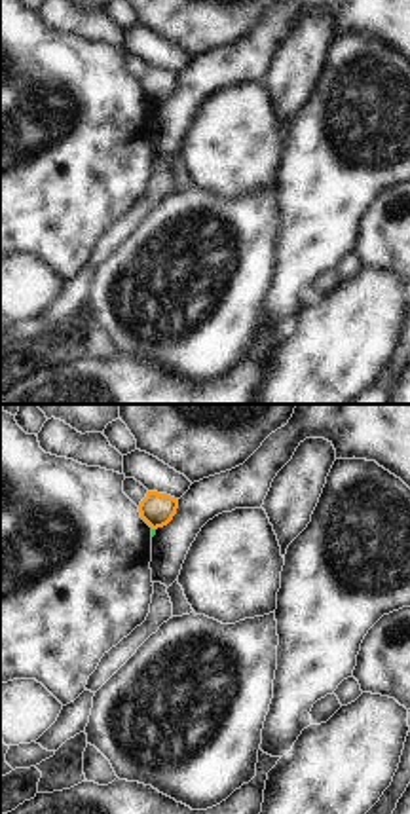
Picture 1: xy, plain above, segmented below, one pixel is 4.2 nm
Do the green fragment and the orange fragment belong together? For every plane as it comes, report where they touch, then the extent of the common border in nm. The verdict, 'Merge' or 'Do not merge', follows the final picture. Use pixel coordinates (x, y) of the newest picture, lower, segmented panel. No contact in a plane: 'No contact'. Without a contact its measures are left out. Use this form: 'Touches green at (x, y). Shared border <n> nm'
No contact.

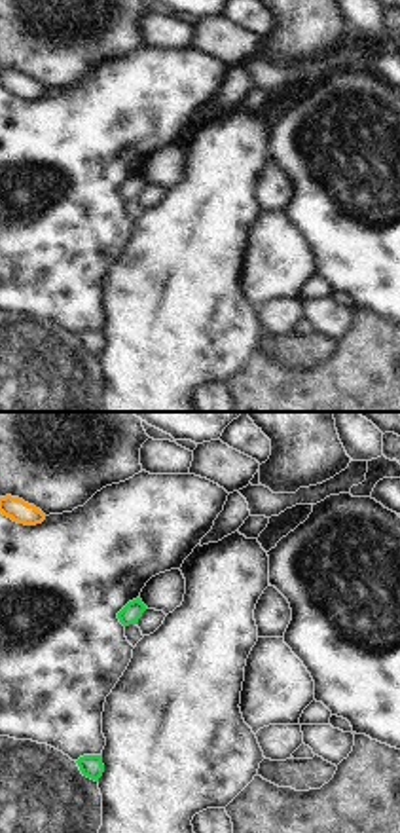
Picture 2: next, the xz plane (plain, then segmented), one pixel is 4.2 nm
No contact.

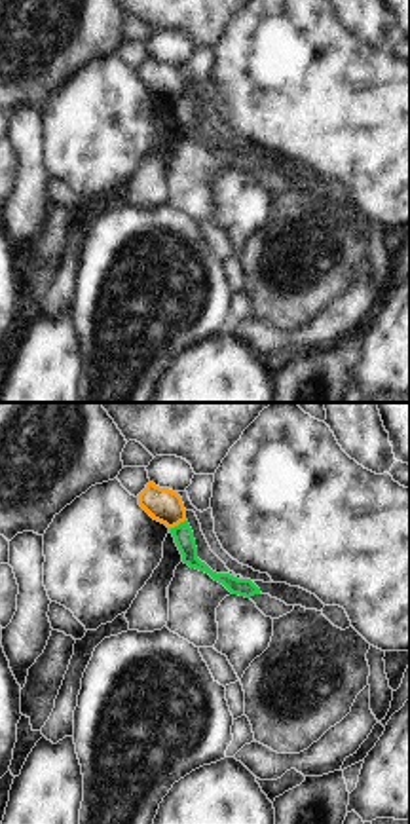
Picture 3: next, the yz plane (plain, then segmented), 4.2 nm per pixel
Touches green at (179, 524). Shared border 80 nm.

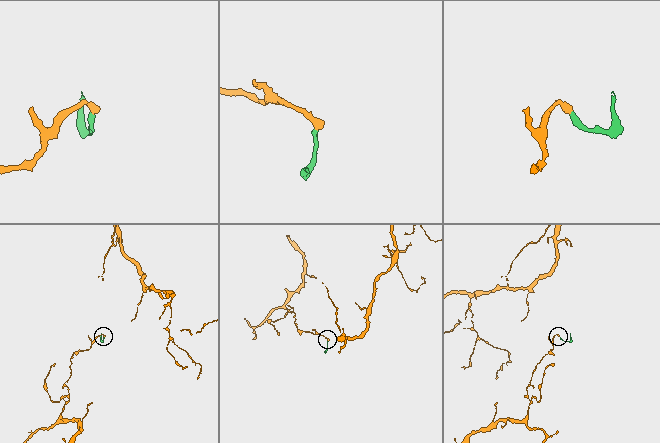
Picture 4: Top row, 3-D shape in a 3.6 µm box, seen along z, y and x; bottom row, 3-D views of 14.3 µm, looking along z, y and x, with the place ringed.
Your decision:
Do not merge.

